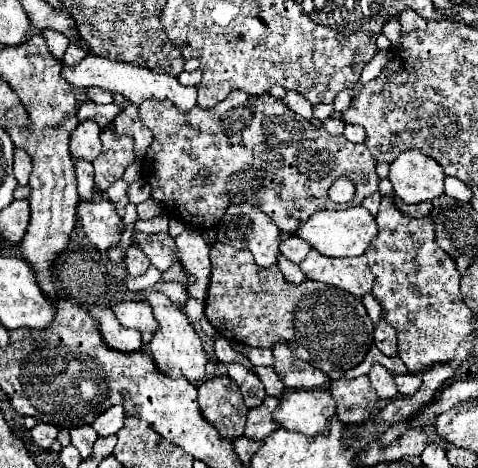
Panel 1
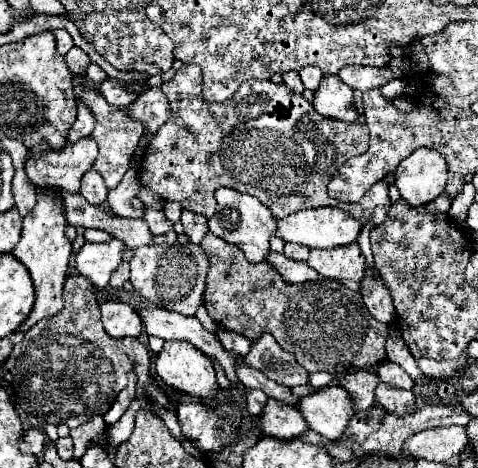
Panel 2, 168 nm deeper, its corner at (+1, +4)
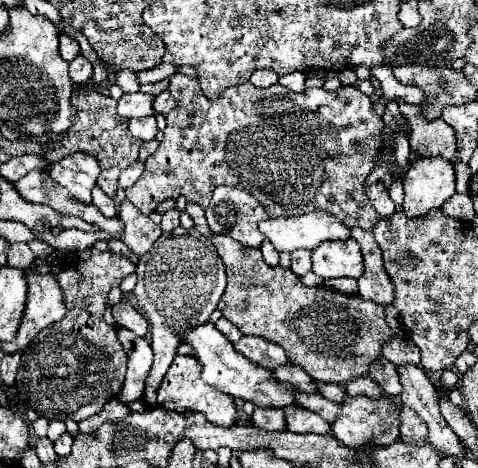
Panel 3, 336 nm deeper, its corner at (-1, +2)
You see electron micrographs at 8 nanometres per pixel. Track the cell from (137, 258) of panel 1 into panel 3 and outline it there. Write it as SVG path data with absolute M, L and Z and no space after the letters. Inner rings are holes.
M179 226L175 232L161 234L153 242L153 248L139 258L135 274L137 286L133 294L149 320L151 348L155 354L151 372L147 376L149 384L145 384L145 402L149 406L157 406L155 396L159 378L165 376L167 368L177 356L177 346L181 344L177 332L205 324L209 320L209 314L215 310L225 290L225 266L205 236L201 236L195 228L185 230Z

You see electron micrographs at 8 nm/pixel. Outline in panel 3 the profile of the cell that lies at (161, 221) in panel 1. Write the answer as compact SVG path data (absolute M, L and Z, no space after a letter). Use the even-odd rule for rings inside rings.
M175 208L169 210L169 212L165 212L165 214L163 214L163 220L161 220L161 224L159 224L161 230L163 230L163 232L171 232L173 228L177 228L177 226L179 226L179 216L181 216L181 214L179 214Z

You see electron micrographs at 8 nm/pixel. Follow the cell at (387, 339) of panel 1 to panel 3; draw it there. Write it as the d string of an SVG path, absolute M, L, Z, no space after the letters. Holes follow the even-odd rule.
M351 228L351 238L361 246L365 258L365 272L359 278L359 296L381 306L391 306L395 300L395 286L383 268L381 250L373 234L367 230Z

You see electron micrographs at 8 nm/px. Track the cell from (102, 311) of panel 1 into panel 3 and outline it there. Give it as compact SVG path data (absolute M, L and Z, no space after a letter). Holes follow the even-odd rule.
M117 302L113 306L113 318L115 324L121 328L127 328L131 332L135 332L137 336L145 336L147 334L147 320L143 314L139 314L131 304L127 302Z

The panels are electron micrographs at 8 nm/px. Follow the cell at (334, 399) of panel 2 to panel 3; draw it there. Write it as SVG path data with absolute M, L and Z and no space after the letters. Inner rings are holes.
M345 394L343 402L339 404L339 416L331 422L331 434L349 448L359 448L369 442L379 446L389 446L399 438L399 410L391 398L371 400L367 396L349 396Z

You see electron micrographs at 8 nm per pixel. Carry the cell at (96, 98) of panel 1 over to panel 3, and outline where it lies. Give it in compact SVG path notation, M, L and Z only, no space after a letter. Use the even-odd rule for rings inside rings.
M133 92L133 94L123 94L117 102L117 112L125 118L135 118L135 116L151 116L153 96L147 96L143 92Z

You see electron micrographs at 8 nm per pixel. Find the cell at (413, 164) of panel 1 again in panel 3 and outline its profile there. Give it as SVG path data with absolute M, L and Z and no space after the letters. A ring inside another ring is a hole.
M441 156L417 158L403 176L403 188L403 212L417 218L431 208L439 208L455 194L455 170L451 162Z

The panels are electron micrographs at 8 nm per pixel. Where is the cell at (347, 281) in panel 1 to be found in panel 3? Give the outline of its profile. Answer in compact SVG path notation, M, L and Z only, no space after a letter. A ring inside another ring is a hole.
M349 238L345 242L323 242L313 250L313 272L321 278L359 278L363 274L363 256L359 244Z

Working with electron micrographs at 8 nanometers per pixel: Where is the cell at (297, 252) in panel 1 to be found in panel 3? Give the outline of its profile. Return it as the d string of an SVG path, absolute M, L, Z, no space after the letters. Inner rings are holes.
M293 250L291 252L291 270L297 276L303 276L311 270L311 252L309 250Z

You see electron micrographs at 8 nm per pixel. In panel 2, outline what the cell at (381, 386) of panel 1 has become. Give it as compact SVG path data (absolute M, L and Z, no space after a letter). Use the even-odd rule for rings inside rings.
M379 384L377 386L377 402L395 416L409 416L415 412L415 394L411 390L399 390L399 388L389 388L389 384Z

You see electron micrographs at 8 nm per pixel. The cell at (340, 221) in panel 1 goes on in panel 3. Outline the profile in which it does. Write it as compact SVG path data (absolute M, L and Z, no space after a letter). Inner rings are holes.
M309 212L301 216L269 218L259 222L259 230L275 246L277 252L293 252L297 248L313 250L325 240L347 240L351 232L333 214Z

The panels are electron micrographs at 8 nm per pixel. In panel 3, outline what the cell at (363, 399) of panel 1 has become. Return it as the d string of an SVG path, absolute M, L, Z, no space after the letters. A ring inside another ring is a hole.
M361 376L361 378L355 378L351 382L345 384L345 392L349 396L369 396L369 398L379 398L381 396L381 390L379 386L373 382L373 378L369 376Z

